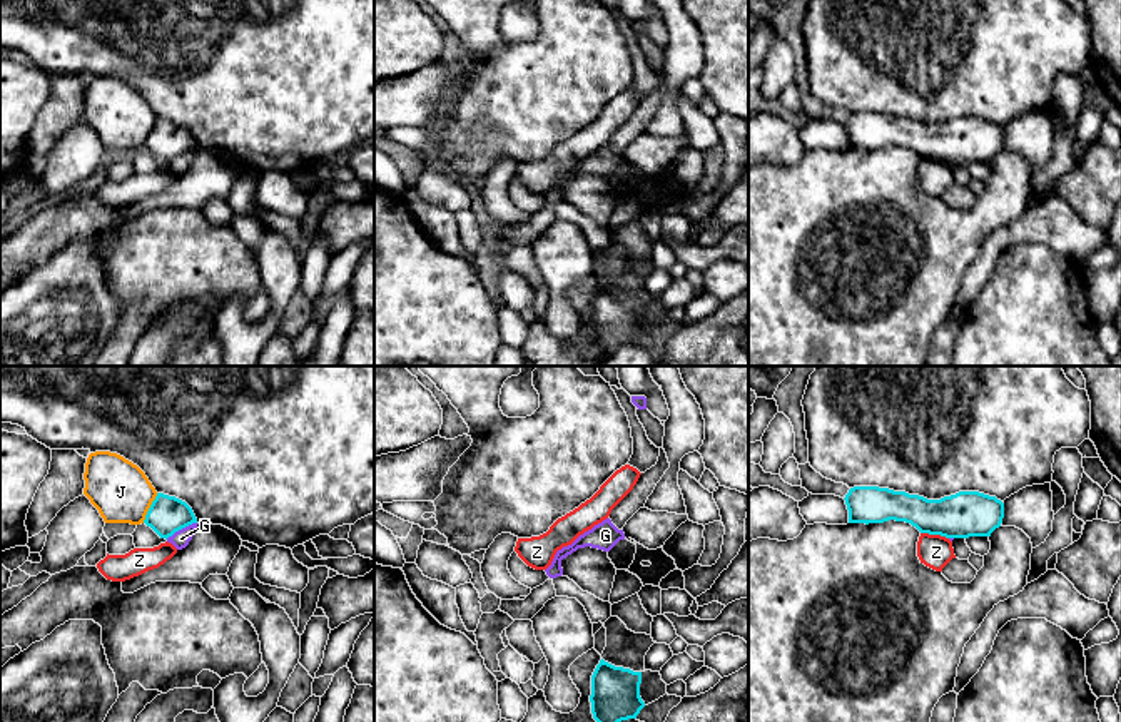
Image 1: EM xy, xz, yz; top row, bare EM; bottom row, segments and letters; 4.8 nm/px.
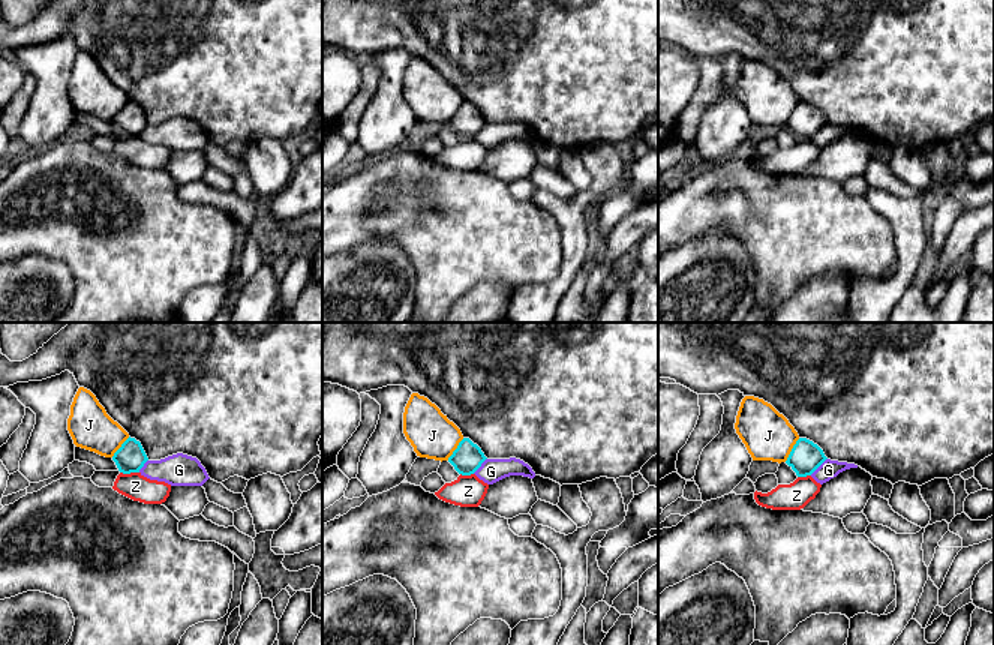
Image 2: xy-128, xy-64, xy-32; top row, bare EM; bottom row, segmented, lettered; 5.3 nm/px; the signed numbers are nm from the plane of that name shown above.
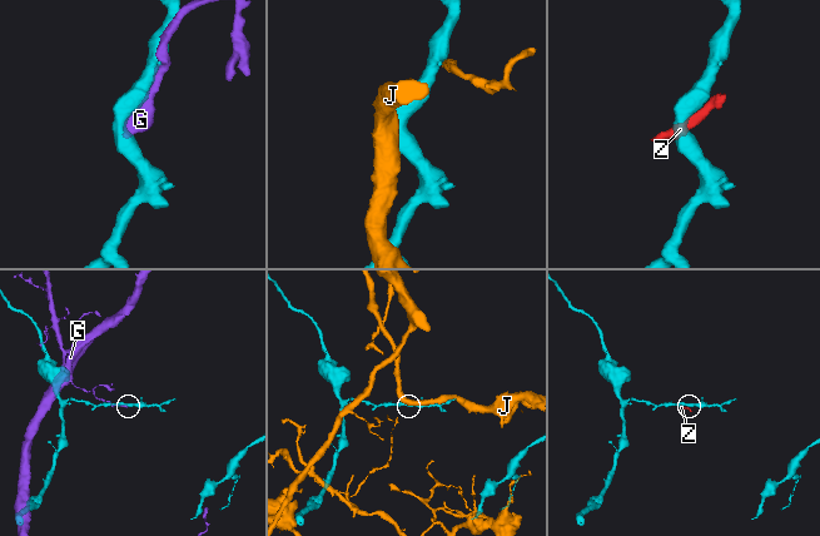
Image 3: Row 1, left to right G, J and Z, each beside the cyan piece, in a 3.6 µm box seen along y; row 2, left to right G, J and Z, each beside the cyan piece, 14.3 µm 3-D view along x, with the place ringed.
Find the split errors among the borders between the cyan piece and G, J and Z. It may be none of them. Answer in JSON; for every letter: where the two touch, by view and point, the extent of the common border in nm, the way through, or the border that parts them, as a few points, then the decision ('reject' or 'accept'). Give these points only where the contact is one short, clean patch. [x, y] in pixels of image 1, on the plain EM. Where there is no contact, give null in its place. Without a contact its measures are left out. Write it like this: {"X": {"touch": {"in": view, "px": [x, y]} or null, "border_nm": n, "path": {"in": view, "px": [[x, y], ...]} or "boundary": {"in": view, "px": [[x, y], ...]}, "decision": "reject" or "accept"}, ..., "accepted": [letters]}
{"G": {"touch": {"in": "xy", "px": [181, 154]}, "border_nm": 170, "decision": "reject"}, "J": {"touch": {"in": "xy", "px": [149, 134]}, "border_nm": 160, "decision": "reject"}, "Z": {"touch": {"in": "yz", "px": [934, 159]}, "border_nm": 140, "boundary": {"in": "yz", "px": [[921, 157], [948, 164]]}, "decision": "reject"}, "accepted": []}

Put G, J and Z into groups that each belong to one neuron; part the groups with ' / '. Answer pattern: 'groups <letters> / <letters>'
groups G / J / Z

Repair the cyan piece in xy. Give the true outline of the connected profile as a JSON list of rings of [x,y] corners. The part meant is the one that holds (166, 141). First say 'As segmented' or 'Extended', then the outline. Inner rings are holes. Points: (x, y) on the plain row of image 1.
As segmented. [[[157,119],[144,149],[150,152],[160,164],[167,165],[175,157],[197,149],[197,144],[185,127],[175,122]]]

